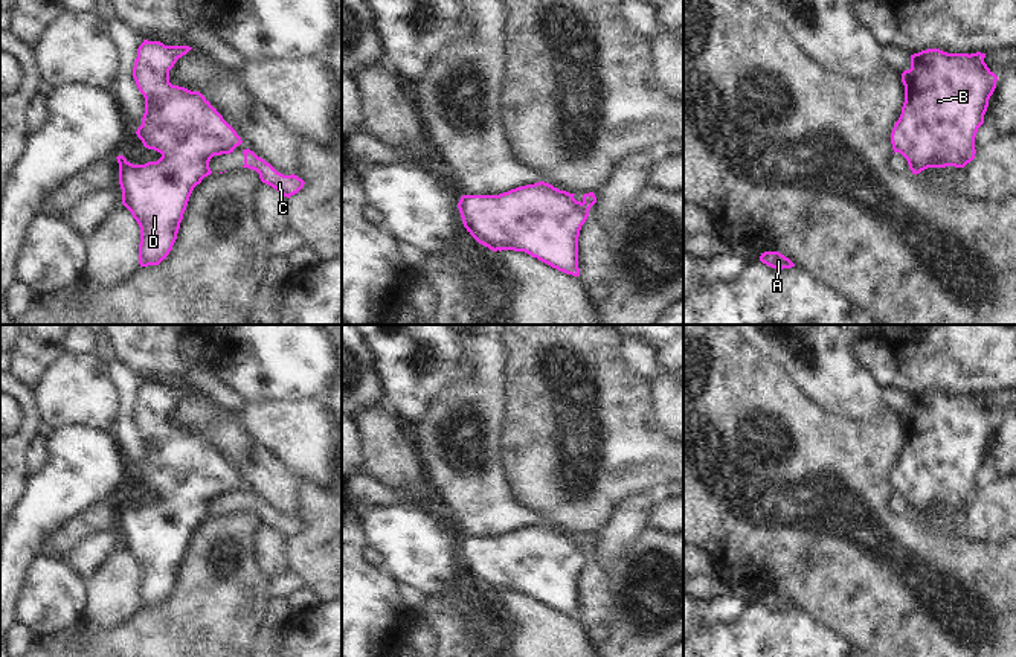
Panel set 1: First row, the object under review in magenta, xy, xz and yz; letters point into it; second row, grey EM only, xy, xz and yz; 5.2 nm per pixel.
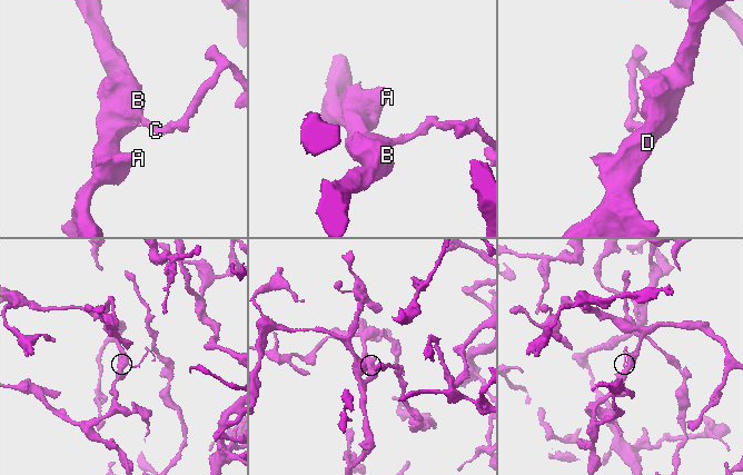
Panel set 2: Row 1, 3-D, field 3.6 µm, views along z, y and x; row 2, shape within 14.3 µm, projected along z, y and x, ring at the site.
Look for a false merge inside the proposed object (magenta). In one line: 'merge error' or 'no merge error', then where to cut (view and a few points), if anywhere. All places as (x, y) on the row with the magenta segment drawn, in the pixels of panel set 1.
merge error; cut in xz along (583, 201), (588, 211)

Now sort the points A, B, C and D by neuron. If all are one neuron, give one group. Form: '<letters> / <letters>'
A B D / C

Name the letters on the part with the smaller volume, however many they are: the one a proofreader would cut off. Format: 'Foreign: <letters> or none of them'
Foreign: C

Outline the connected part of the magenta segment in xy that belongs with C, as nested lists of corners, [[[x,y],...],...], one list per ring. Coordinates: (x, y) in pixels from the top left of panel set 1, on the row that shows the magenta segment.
[[[249,148],[244,149],[243,154],[244,154],[243,168],[256,171],[262,183],[272,186],[273,189],[281,192],[284,197],[290,198],[291,195],[297,194],[304,187],[305,181],[302,178],[299,178],[294,174],[284,175],[278,172],[270,163],[258,157]]]

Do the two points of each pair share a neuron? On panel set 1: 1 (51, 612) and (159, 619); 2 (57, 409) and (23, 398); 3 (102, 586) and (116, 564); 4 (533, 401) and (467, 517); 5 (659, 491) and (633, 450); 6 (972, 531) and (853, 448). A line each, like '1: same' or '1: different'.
1: different
2: different
3: same
4: different
5: different
6: different

